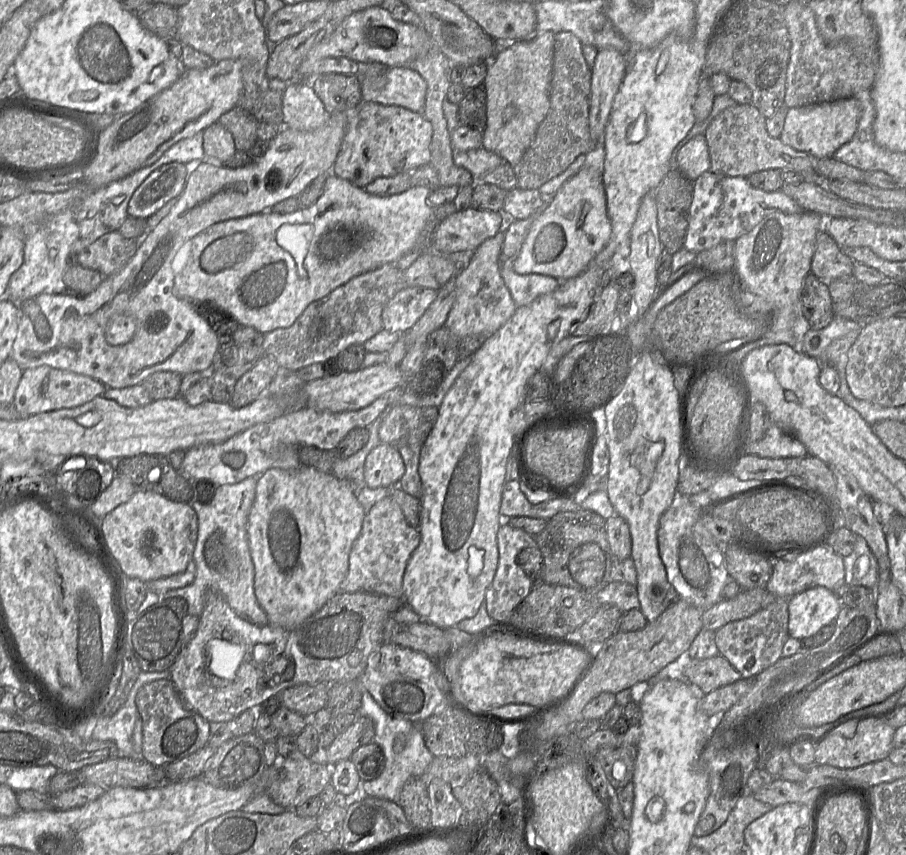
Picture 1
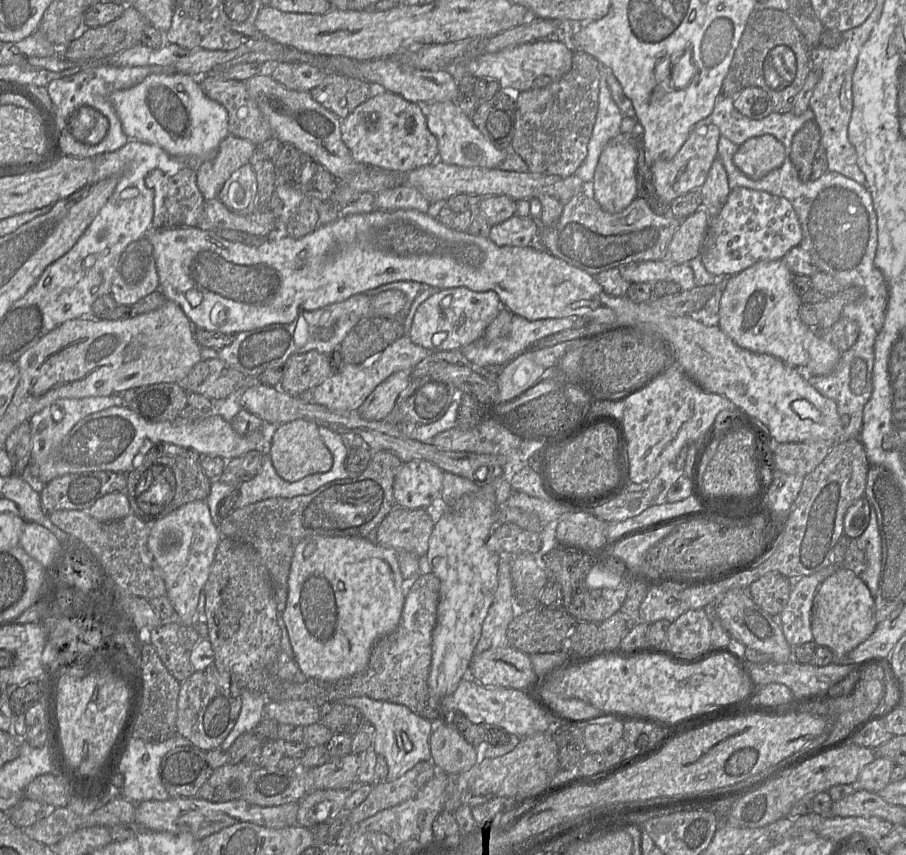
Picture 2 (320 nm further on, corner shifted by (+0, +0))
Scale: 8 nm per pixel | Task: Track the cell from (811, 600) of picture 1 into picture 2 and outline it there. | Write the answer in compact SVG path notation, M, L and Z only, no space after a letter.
M839 567L818 587L811 610L811 631L817 646L826 646L835 657L844 657L865 641L877 624L874 599L858 575Z

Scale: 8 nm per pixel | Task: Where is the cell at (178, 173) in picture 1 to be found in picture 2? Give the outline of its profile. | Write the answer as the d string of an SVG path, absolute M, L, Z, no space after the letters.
M185 165L173 176L154 169L146 177L146 185L154 191L151 231L181 226L197 227L201 222L206 200L197 186L196 173L191 167Z

